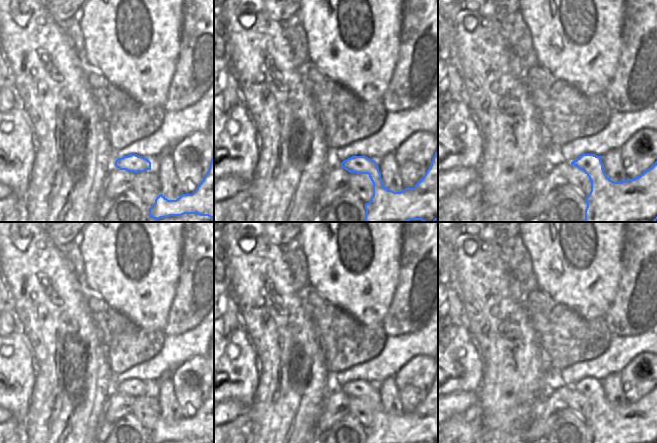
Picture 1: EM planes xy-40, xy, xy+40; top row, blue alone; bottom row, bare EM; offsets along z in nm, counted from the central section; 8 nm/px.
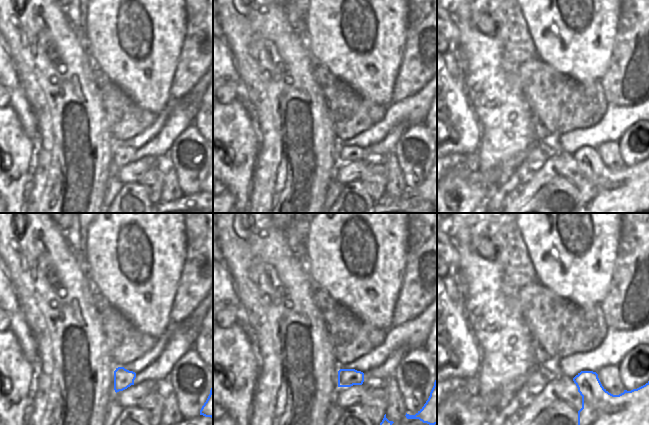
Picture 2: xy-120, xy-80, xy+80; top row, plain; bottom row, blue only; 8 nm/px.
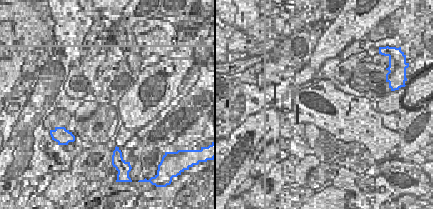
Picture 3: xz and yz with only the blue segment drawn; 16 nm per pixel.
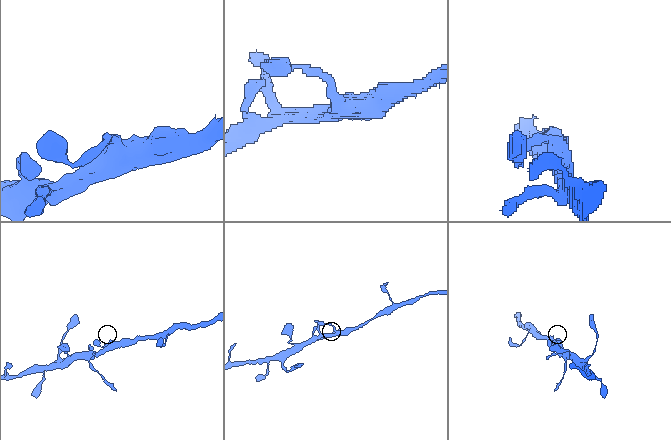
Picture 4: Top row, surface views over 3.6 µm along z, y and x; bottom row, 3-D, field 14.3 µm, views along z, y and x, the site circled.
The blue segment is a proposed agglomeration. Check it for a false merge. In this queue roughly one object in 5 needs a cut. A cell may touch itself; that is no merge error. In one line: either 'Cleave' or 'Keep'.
Keep

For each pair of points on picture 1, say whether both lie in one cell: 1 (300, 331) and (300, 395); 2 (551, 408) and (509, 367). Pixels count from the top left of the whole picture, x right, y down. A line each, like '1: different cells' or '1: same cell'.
1: same cell
2: different cells

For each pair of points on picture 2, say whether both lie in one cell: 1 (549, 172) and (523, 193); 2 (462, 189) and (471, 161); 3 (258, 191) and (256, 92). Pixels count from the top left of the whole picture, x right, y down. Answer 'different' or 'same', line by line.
1: same
2: same
3: same

